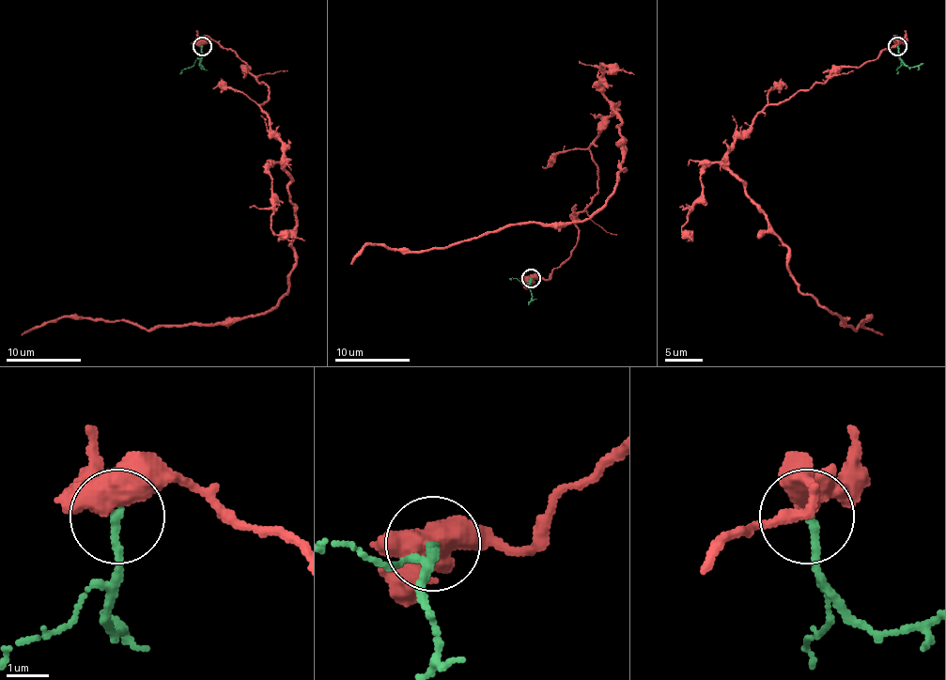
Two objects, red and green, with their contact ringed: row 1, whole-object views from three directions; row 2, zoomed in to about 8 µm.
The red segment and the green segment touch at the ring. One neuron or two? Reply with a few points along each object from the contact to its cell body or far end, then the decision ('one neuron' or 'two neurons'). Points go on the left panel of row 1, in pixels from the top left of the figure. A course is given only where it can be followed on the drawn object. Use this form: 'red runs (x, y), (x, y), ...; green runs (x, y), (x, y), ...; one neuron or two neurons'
red runs (200, 46), (228, 48), (268, 87), (260, 106), (296, 215), (285, 296), (215, 324), (59, 316), (22, 335); green runs (202, 46), (202, 67), (198, 63); two neurons

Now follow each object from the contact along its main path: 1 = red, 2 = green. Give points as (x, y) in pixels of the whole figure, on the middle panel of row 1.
1: (530, 278), (579, 240), (612, 108), (624, 168), (581, 222), (369, 244), (350, 265)
2: (532, 278), (532, 301), (528, 304)

